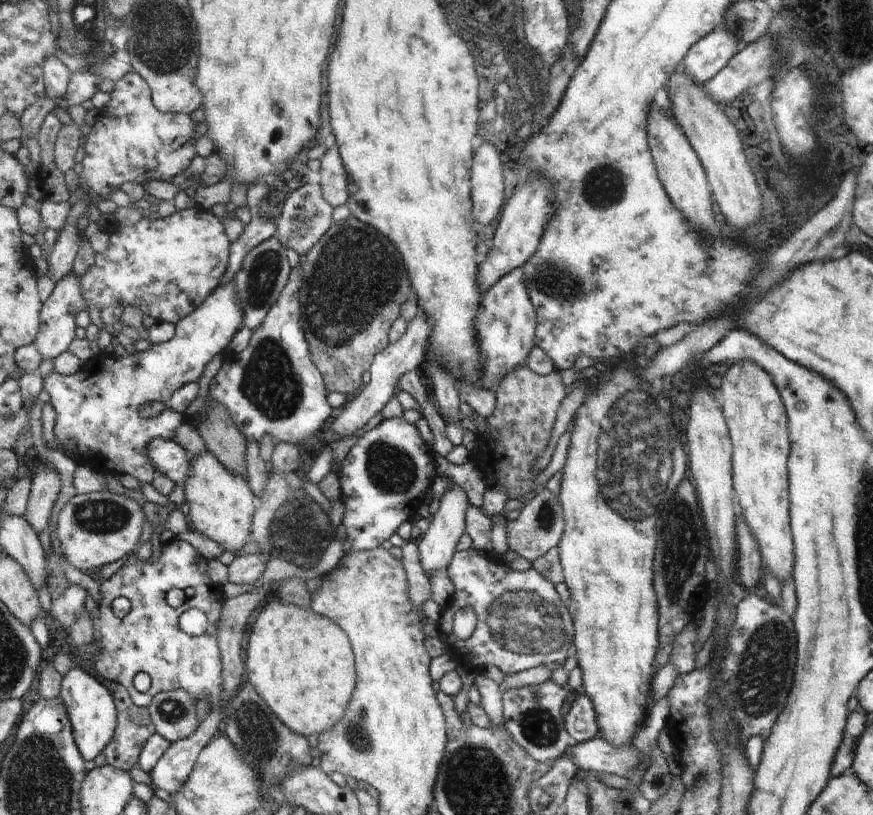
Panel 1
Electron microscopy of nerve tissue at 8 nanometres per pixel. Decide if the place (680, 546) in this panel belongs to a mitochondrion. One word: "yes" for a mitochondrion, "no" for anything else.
yes

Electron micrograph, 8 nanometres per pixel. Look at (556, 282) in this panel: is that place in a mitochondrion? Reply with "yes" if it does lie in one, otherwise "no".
yes

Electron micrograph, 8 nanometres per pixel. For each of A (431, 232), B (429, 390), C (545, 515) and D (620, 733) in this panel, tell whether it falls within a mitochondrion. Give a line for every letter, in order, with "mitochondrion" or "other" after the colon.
A: other
B: other
C: mitochondrion
D: other

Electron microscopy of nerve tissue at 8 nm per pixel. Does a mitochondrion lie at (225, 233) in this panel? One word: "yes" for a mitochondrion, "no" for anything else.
no

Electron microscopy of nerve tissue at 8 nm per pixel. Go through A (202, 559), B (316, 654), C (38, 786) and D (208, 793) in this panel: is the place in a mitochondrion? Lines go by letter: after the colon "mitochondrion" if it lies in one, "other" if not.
A: other
B: other
C: mitochondrion
D: other

